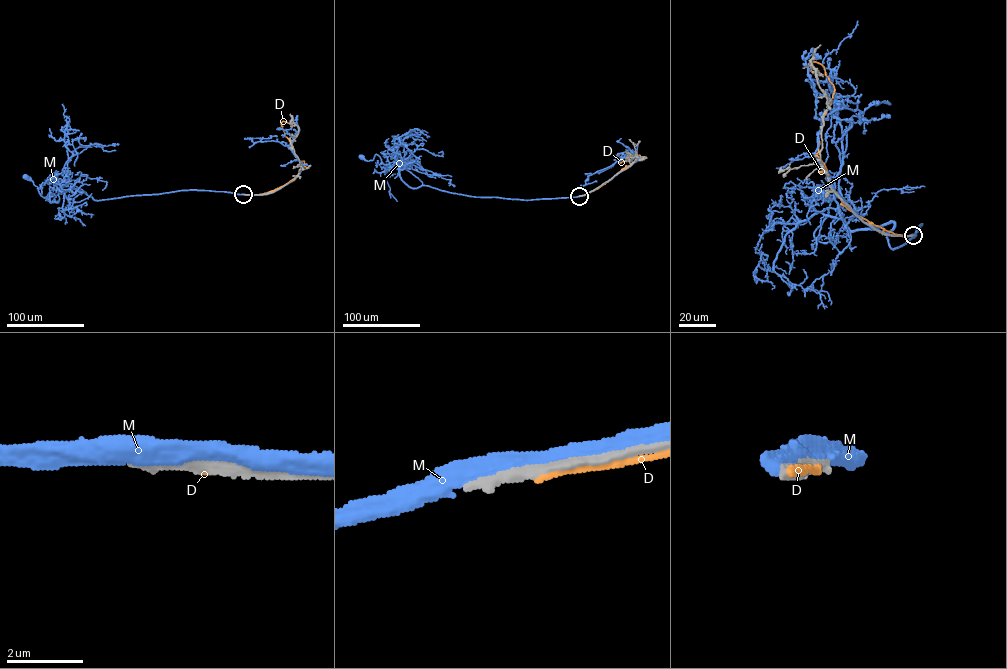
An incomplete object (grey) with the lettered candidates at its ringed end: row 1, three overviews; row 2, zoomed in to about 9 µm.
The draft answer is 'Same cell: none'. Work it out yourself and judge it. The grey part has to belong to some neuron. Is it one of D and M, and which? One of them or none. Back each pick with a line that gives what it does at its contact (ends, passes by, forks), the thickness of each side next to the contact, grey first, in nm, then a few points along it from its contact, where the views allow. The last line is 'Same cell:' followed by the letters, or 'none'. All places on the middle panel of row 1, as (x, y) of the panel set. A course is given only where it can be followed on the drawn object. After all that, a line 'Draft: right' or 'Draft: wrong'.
Same cell: none
Draft: right

